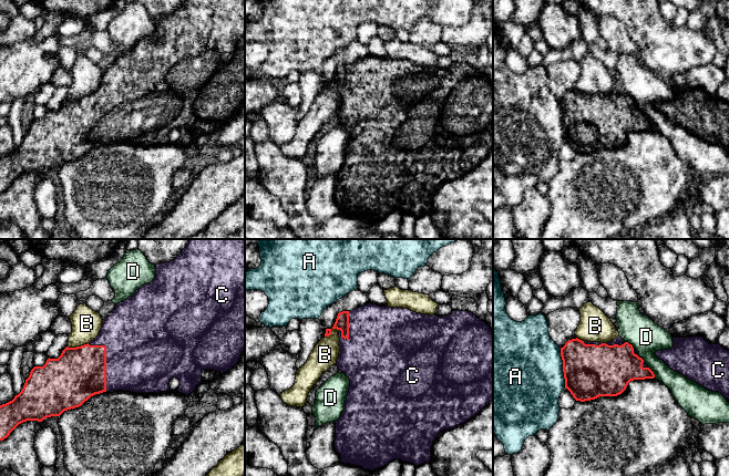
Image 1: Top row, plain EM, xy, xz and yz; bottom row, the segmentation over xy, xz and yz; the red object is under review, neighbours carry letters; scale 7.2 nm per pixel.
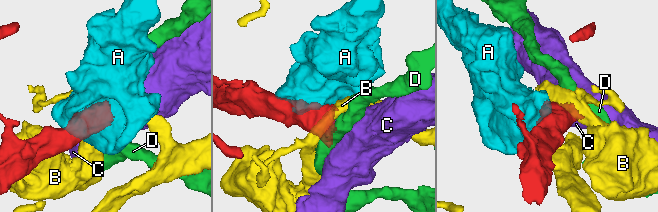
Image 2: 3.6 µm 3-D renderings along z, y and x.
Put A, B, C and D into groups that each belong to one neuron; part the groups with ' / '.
A / B / C / D

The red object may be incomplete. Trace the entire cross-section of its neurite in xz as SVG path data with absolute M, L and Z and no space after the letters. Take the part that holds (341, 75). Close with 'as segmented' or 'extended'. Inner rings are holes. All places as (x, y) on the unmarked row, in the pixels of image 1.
M369 54L351 63L339 64L332 81L338 82L340 90L340 104L336 116L339 123L350 132L343 165L336 174L335 200L341 207L343 216L374 223L393 211L401 211L415 218L429 215L431 214L431 198L440 184L466 174L493 152L493 83L471 64L456 62L449 68L438 69L417 65L403 60L380 59Z | extended

